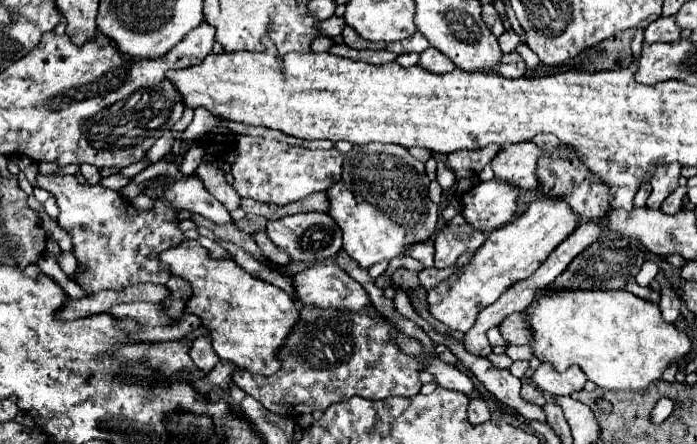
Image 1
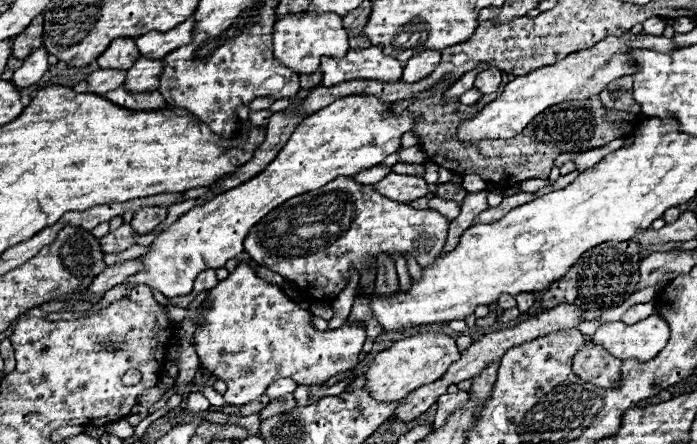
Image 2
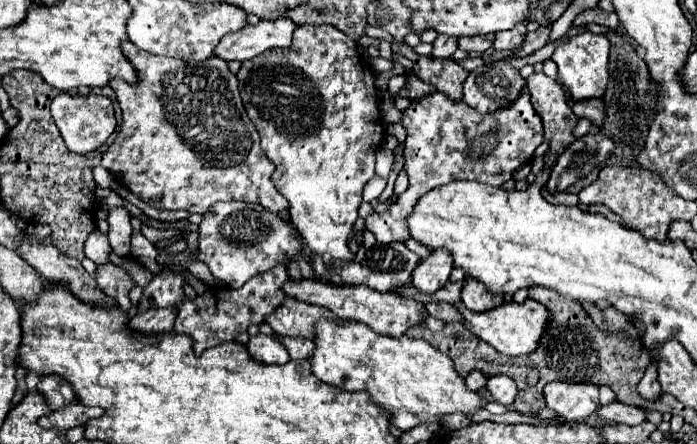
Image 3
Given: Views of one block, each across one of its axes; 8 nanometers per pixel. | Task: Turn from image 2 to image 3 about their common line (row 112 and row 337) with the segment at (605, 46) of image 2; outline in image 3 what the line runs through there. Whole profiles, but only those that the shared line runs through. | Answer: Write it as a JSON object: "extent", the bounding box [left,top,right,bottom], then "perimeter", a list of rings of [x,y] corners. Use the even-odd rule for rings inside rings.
{"extent":[454,298,546,356],"perimeter":[[[526,298],[522,304],[518,302],[504,302],[498,308],[484,310],[484,312],[472,312],[462,302],[454,304],[456,310],[464,316],[464,326],[474,336],[496,348],[500,354],[506,356],[522,356],[532,354],[534,346],[538,346],[538,338],[542,336],[542,330],[546,330],[546,308],[530,298]]]}

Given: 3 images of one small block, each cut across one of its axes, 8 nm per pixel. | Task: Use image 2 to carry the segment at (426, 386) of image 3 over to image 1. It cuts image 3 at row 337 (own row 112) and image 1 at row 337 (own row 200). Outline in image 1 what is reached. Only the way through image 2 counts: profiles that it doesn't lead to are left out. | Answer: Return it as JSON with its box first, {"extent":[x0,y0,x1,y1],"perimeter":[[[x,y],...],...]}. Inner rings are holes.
{"extent":[158,240,298,374],"perimeter":[[[184,240],[164,250],[158,260],[162,270],[190,282],[192,296],[184,314],[198,316],[202,326],[210,330],[212,350],[220,360],[228,360],[252,374],[274,374],[278,370],[276,352],[286,340],[290,326],[298,320],[298,308],[284,290],[252,278],[228,258],[210,258],[208,250],[196,240]]]}

